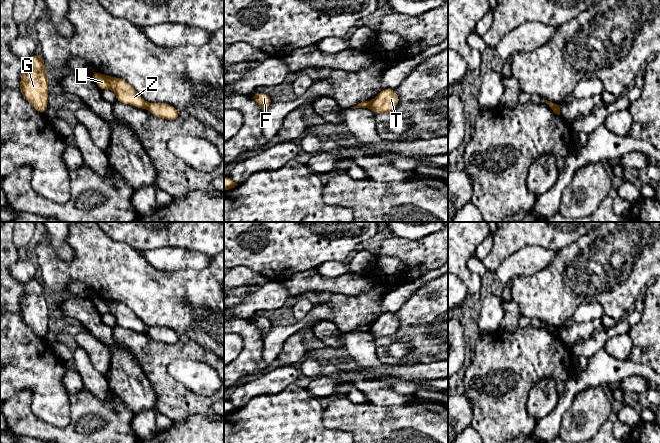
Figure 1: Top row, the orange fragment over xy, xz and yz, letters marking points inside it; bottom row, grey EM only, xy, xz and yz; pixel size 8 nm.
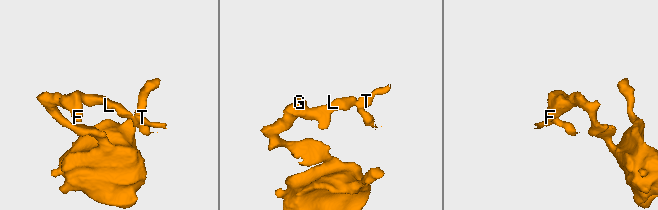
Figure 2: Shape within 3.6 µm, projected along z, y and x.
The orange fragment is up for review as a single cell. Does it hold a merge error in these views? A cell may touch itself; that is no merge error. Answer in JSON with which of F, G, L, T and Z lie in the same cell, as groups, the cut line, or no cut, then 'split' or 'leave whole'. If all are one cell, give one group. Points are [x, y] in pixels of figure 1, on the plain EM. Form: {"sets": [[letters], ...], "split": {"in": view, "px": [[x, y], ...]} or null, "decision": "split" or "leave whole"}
{"sets": [["F", "G", "L", "Z"], ["T"]], "split": {"in": "xz", "px": [[371, 325], [368, 331]]}, "decision": "split"}

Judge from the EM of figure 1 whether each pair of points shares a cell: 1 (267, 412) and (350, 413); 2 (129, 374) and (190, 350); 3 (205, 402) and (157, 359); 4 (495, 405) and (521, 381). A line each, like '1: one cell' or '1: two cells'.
1: two cells
2: two cells
3: one cell
4: one cell

